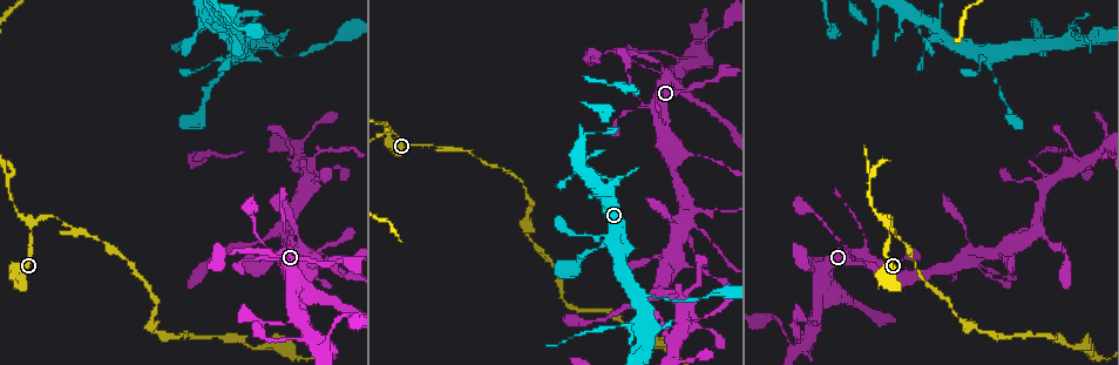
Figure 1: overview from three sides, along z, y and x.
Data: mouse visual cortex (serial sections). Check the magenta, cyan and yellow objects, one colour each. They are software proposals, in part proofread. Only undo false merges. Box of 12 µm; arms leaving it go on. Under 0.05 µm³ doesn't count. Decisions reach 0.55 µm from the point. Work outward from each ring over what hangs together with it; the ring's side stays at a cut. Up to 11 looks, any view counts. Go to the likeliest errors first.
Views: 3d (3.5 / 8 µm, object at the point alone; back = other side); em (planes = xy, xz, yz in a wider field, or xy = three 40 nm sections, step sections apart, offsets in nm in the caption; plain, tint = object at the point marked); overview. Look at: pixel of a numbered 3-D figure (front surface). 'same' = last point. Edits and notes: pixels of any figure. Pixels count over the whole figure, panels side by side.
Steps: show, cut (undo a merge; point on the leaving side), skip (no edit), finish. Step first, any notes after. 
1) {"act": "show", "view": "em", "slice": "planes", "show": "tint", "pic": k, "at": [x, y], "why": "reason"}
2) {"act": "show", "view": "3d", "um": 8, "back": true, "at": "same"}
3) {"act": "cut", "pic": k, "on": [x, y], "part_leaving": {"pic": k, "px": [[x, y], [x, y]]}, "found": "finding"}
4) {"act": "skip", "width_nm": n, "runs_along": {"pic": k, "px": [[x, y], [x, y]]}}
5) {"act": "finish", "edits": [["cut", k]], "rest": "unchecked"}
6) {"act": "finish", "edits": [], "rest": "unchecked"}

{"act": "show", "view": "3d", "um": 3.5, "pic": 1, "at": [409, 144], "why": "three arms meet"}

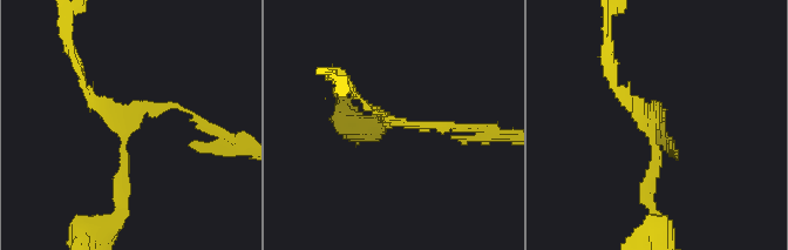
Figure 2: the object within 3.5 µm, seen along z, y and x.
{"act": "show", "view": "em", "slice": "xy", "step": 5, "show": "tint", "pic": 2, "at": [650, 126]}

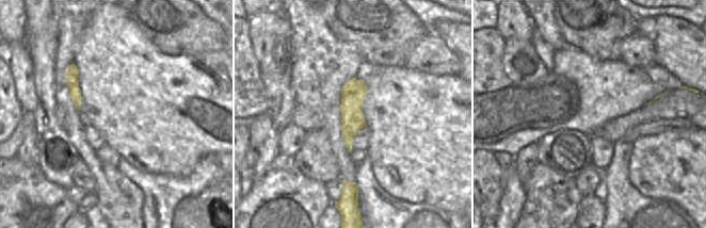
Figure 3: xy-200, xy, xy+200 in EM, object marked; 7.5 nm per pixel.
{"act": "show", "view": "em", "slice": "xy", "step": 3, "show": "tint", "at": "same", "why": "cut it another way"}

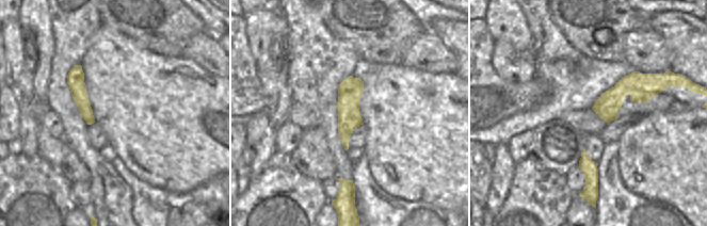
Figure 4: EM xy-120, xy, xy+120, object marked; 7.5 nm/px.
{"act": "skip", "runs_along": {"pic": 4, "px": [[351, 79], [346, 144]]}, "found": "all the same cell"}

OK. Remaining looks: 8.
{"act": "show", "view": "3d", "um": 3.5, "pic": 1, "at": [10, 169], "why": "abrupt turn"}

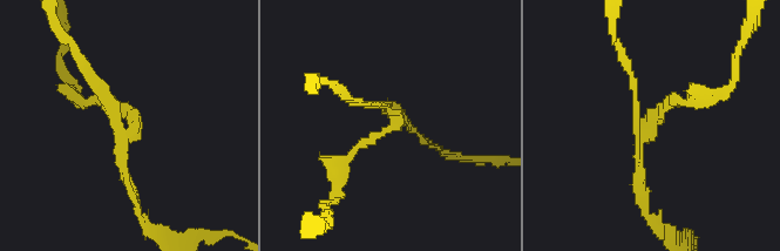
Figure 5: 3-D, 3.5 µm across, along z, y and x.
{"act": "show", "view": "em", "slice": "xy", "step": 2, "show": "tint", "pic": 5, "at": [130, 118], "why": "need the tissue"}

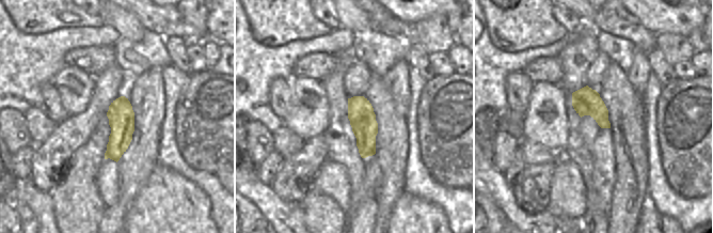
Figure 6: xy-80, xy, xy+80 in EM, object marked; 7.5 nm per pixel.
{"act": "show", "view": "em", "slice": "xy", "step": 3, "show": "tint", "at": "same"}

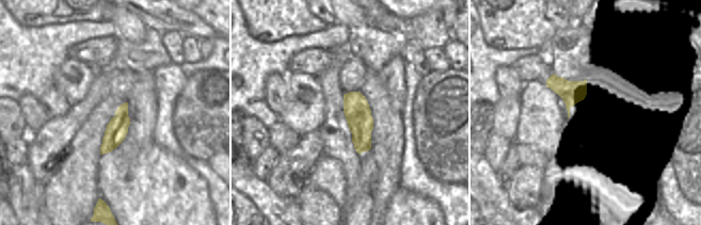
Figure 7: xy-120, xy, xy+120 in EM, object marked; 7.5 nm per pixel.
{"act": "cut", "pic": 5, "on": [667, 101], "arms": 3, "arm_widths_nm": [100, 150, 150], "part_leaving": {"pic": 5, "px": [[642, 135], [672, 100], [693, 107]]}, "found": "a second cell is stuck on"}

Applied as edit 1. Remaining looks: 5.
{"act": "show", "view": "3d", "um": 3.5, "pic": 1, "at": [586, 236], "why": "sharp bend"}

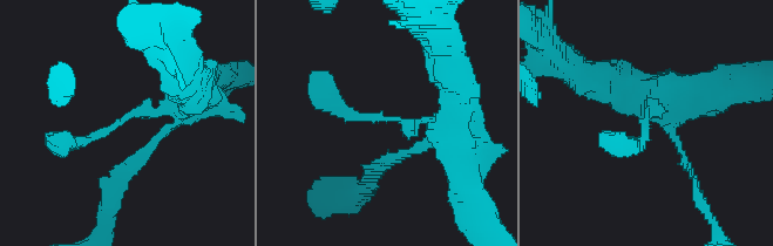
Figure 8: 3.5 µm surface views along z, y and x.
{"act": "skip", "runs_along": {"pic": 8, "px": [[191, 94], [62, 144]]}, "found": "one cell here"}

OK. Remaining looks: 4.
{"act": "show", "view": "3d", "um": 3.5, "pic": 1, "at": [1069, 32], "why": "thin neck"}

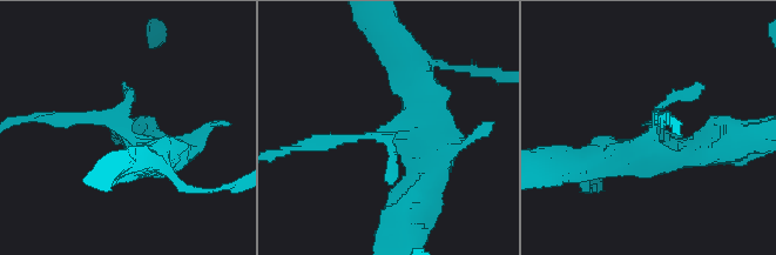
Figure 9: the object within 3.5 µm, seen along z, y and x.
{"act": "show", "view": "em", "slice": "xy", "step": 3, "show": "tint", "pic": 9, "at": [108, 125], "why": "shape alone is not enough"}

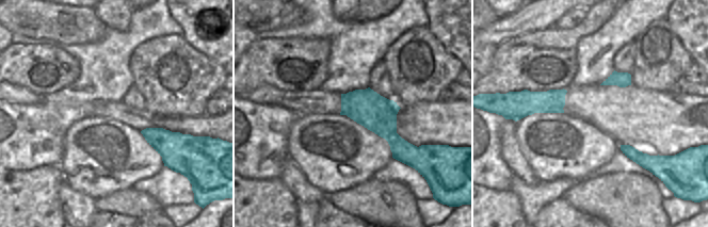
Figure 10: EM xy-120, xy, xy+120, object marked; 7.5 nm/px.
{"act": "show", "view": "em", "slice": "xy", "step": 1, "show": "tint", "at": "same"}

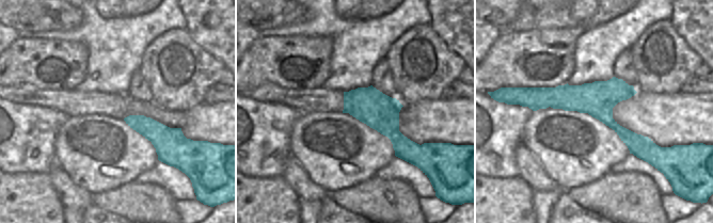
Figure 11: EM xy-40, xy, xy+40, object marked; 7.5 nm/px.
{"act": "skip", "runs_along": {"pic": 11, "px": [[525, 98], [587, 98], [635, 143], [654, 147]]}, "found": "all the same cell"}

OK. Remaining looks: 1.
{"act": "finish", "edits": [["cut", 5]], "rest": "unchecked"}

